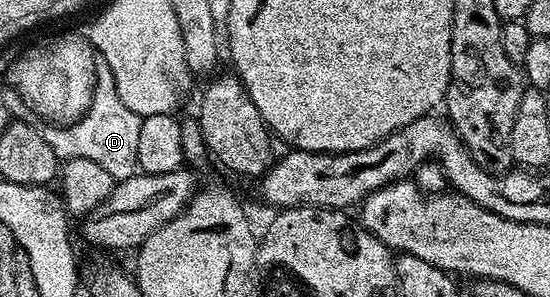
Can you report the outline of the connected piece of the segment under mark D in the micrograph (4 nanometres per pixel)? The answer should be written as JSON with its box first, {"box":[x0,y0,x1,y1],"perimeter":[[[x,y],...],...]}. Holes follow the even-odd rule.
{"box":[45,96,142,182],"perimeter":[[[118,96],[108,99],[108,120],[102,120],[102,124],[80,124],[74,130],[66,130],[66,132],[50,130],[45,141],[52,146],[53,152],[60,160],[72,157],[89,158],[92,162],[99,162],[116,182],[134,176],[139,169],[137,143],[140,142],[142,117],[134,120],[137,115],[130,116],[132,110],[127,108],[122,111],[122,116],[118,116],[118,103],[120,103]],[[110,112],[114,112],[114,120],[110,120]]]}

